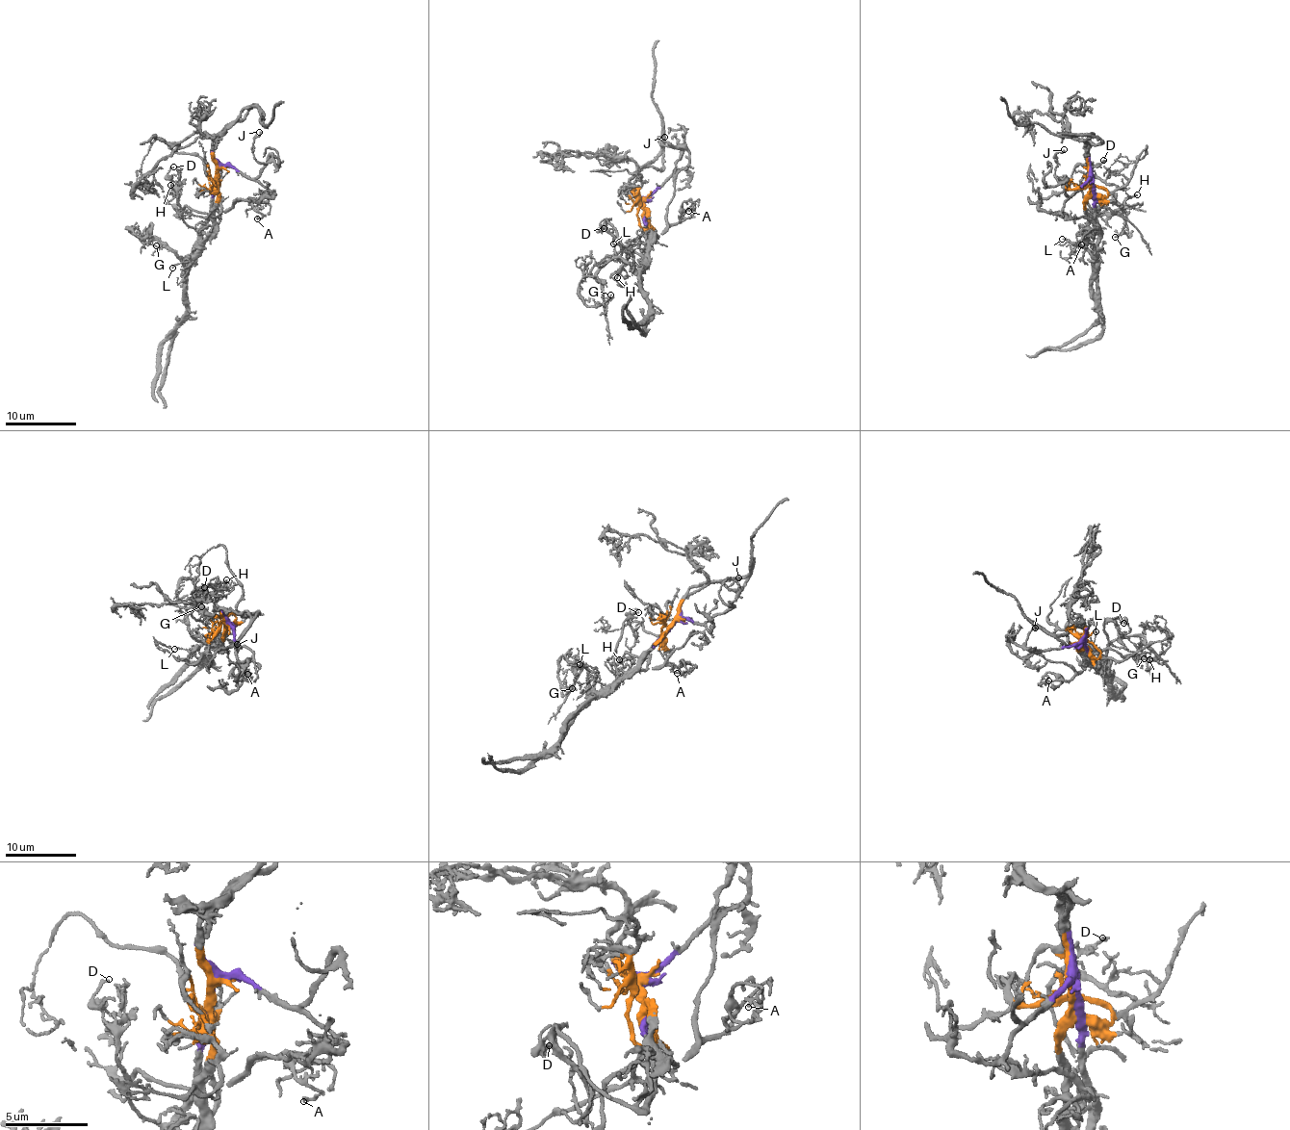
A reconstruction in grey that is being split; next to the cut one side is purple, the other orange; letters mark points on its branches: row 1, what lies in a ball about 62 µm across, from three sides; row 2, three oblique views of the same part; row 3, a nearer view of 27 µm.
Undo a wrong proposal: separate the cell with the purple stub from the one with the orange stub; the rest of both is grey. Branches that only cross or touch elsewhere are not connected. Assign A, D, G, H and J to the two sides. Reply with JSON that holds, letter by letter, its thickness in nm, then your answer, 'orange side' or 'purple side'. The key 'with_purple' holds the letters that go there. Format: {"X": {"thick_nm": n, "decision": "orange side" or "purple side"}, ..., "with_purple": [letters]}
{"A": {"thick_nm": 190, "decision": "orange side"}, "D": {"thick_nm": 130, "decision": "purple side"}, "G": {"thick_nm": 110, "decision": "purple side"}, "H": {"thick_nm": 150, "decision": "orange side"}, "J": {"thick_nm": 160, "decision": "purple side"}, "with_purple": ["D", "G", "J"]}

